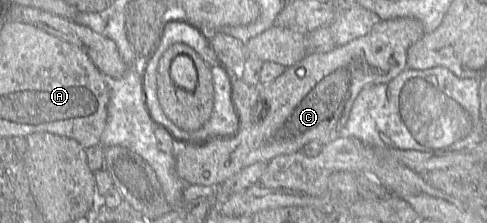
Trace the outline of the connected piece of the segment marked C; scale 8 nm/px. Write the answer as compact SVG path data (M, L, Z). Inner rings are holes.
M415 18L381 20L369 33L349 43L336 46L324 53L306 55L298 63L287 67L276 79L258 84L260 93L257 115L252 122L239 127L238 131L226 139L216 140L204 146L178 146L174 153L176 172L188 184L217 186L243 168L256 162L269 162L281 154L301 151L310 141L316 140L326 145L344 134L349 112L360 91L371 85L388 83L407 69L407 50L424 35L422 23Z

